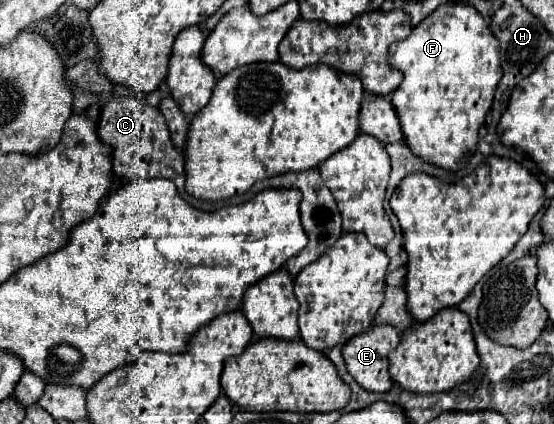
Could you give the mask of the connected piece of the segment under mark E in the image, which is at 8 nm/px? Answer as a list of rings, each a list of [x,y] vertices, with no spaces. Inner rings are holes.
[[[374,324],[368,332],[354,336],[352,340],[348,340],[348,344],[342,346],[342,356],[348,372],[364,390],[388,392],[392,388],[392,380],[388,376],[388,356],[398,348],[398,344],[400,344],[400,332],[396,328]]]

